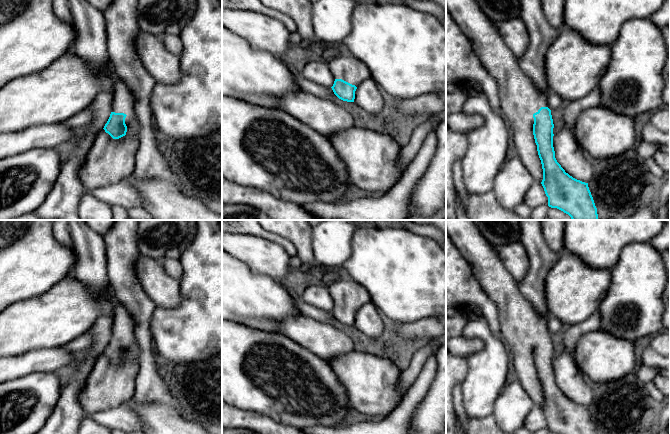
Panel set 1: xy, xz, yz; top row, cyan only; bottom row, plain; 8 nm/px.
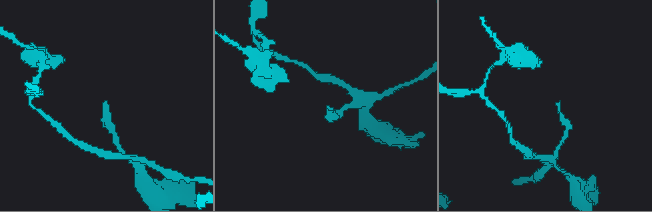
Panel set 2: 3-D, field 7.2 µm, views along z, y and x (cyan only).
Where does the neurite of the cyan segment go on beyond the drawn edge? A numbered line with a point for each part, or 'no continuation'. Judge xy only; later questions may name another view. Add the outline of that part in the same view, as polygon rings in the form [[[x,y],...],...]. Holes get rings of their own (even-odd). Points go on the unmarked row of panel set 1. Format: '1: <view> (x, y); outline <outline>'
1: xy (108, 385); outline [[[120,303],[113,309],[112,336],[126,338],[126,359],[113,363],[100,354],[87,376],[78,400],[86,415],[120,407],[133,398],[139,371],[139,350],[135,337],[135,322]]]

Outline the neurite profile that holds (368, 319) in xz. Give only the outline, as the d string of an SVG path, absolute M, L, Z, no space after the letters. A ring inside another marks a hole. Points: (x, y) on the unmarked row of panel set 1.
M369 302L358 309L354 326L367 336L378 337L385 328L384 317L379 309L372 302Z

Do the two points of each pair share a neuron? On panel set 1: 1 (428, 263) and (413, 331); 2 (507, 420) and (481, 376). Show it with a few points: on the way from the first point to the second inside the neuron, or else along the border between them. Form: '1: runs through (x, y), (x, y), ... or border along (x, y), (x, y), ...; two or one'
1: border along (435, 316), (398, 324); two
2: border along (506, 383), (498, 394), (491, 413); two

